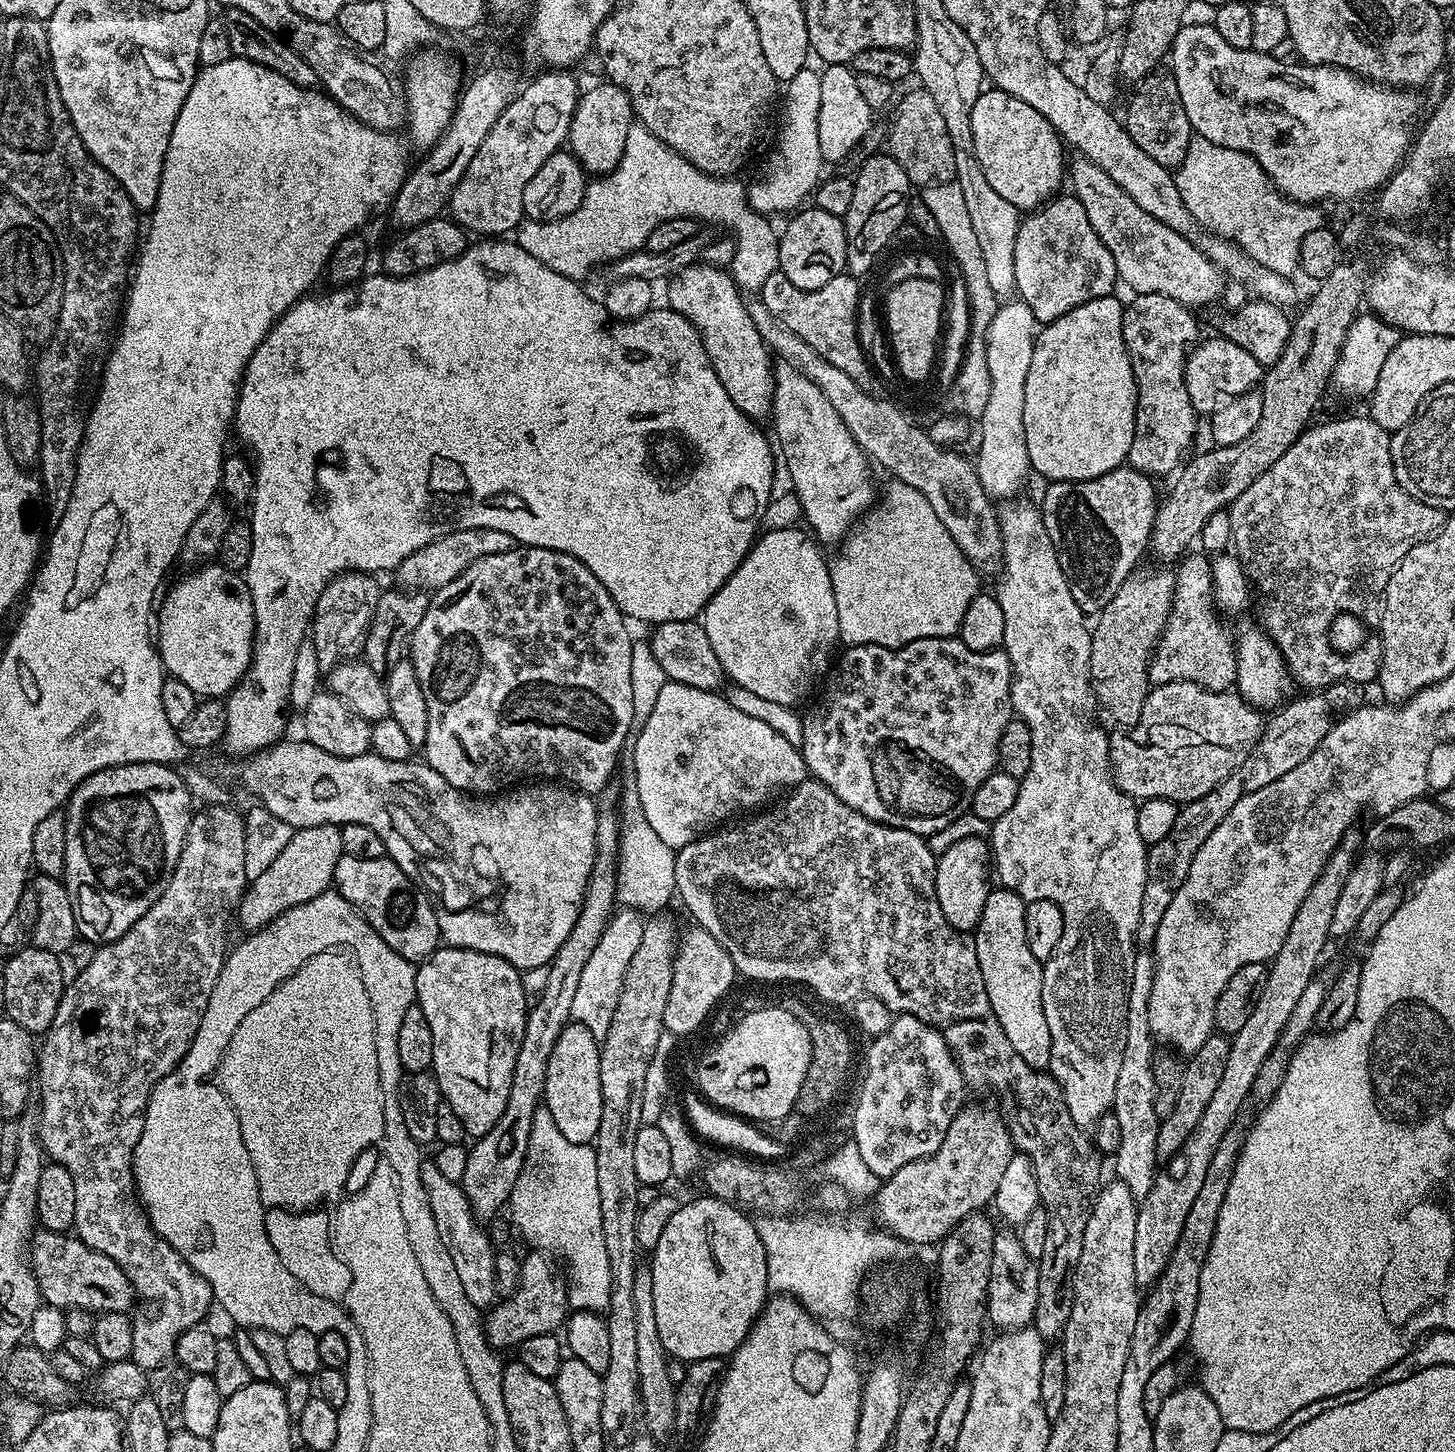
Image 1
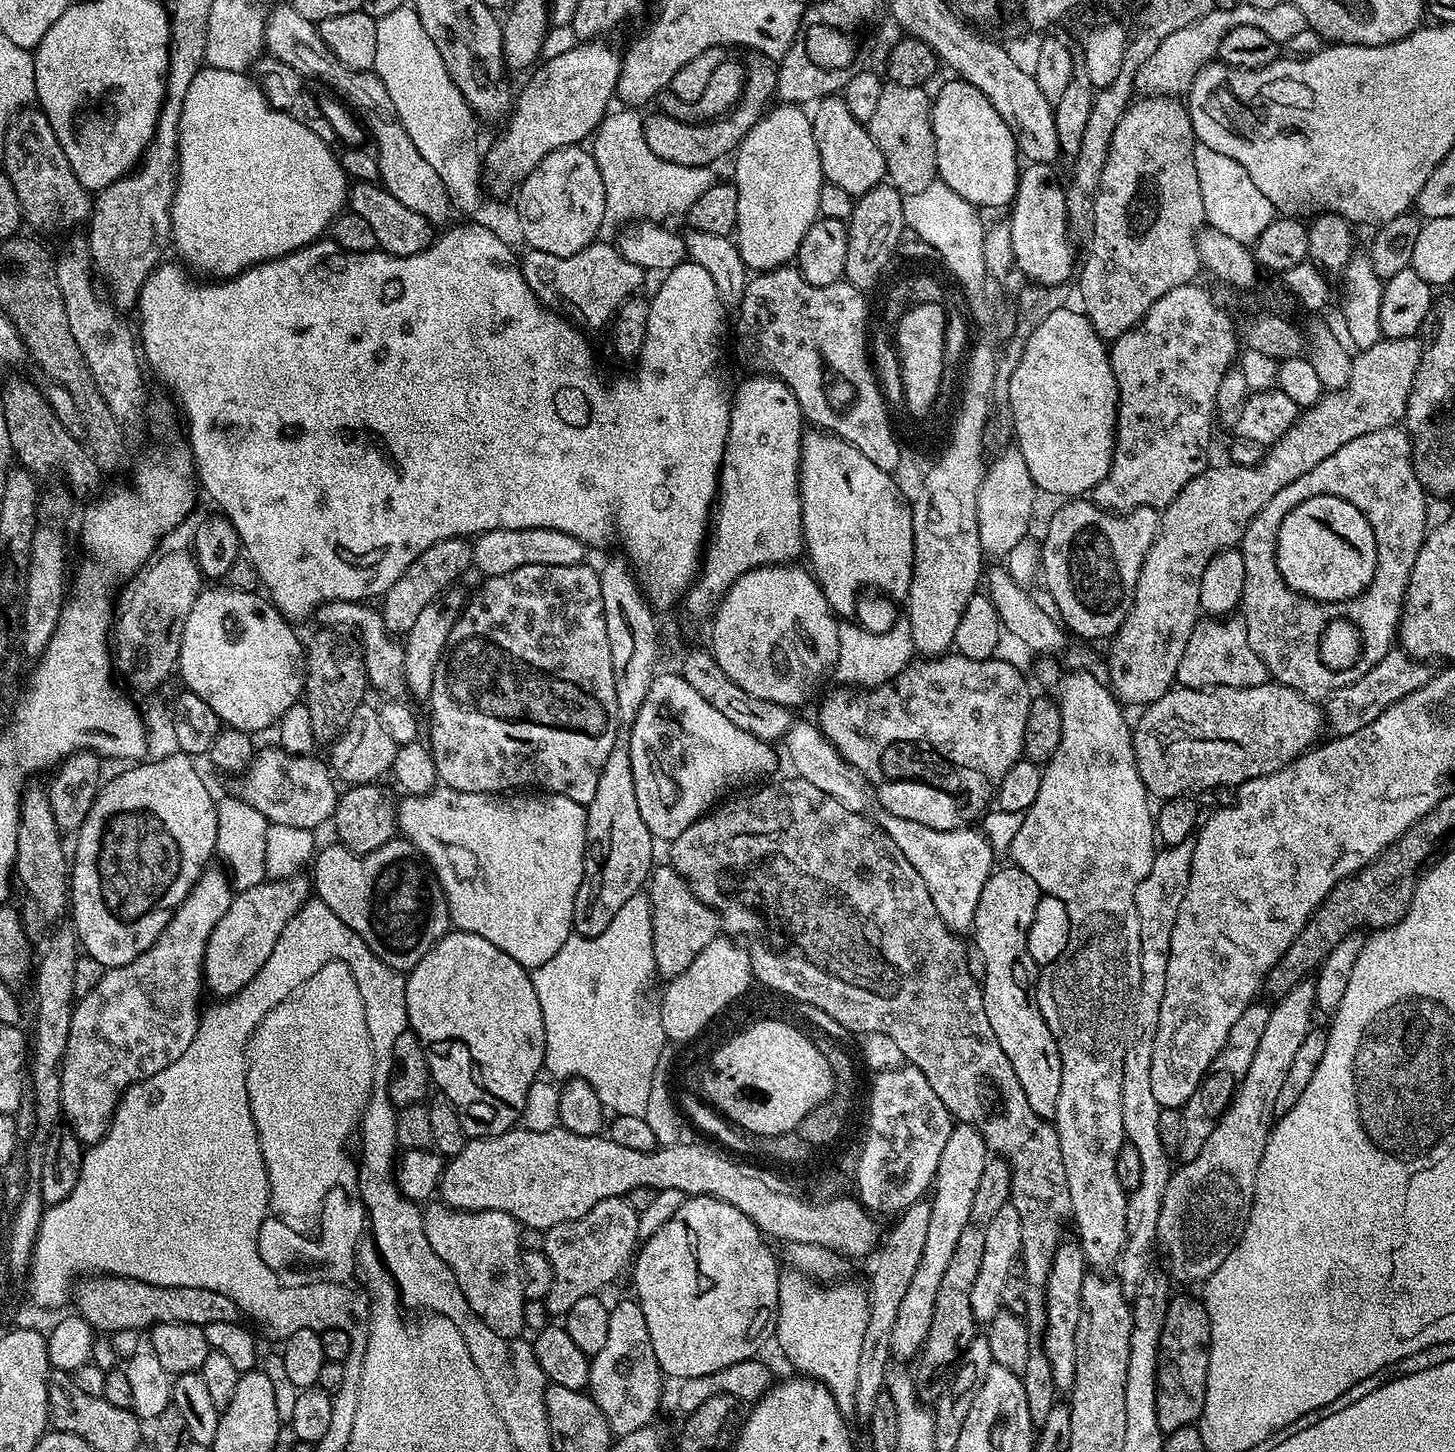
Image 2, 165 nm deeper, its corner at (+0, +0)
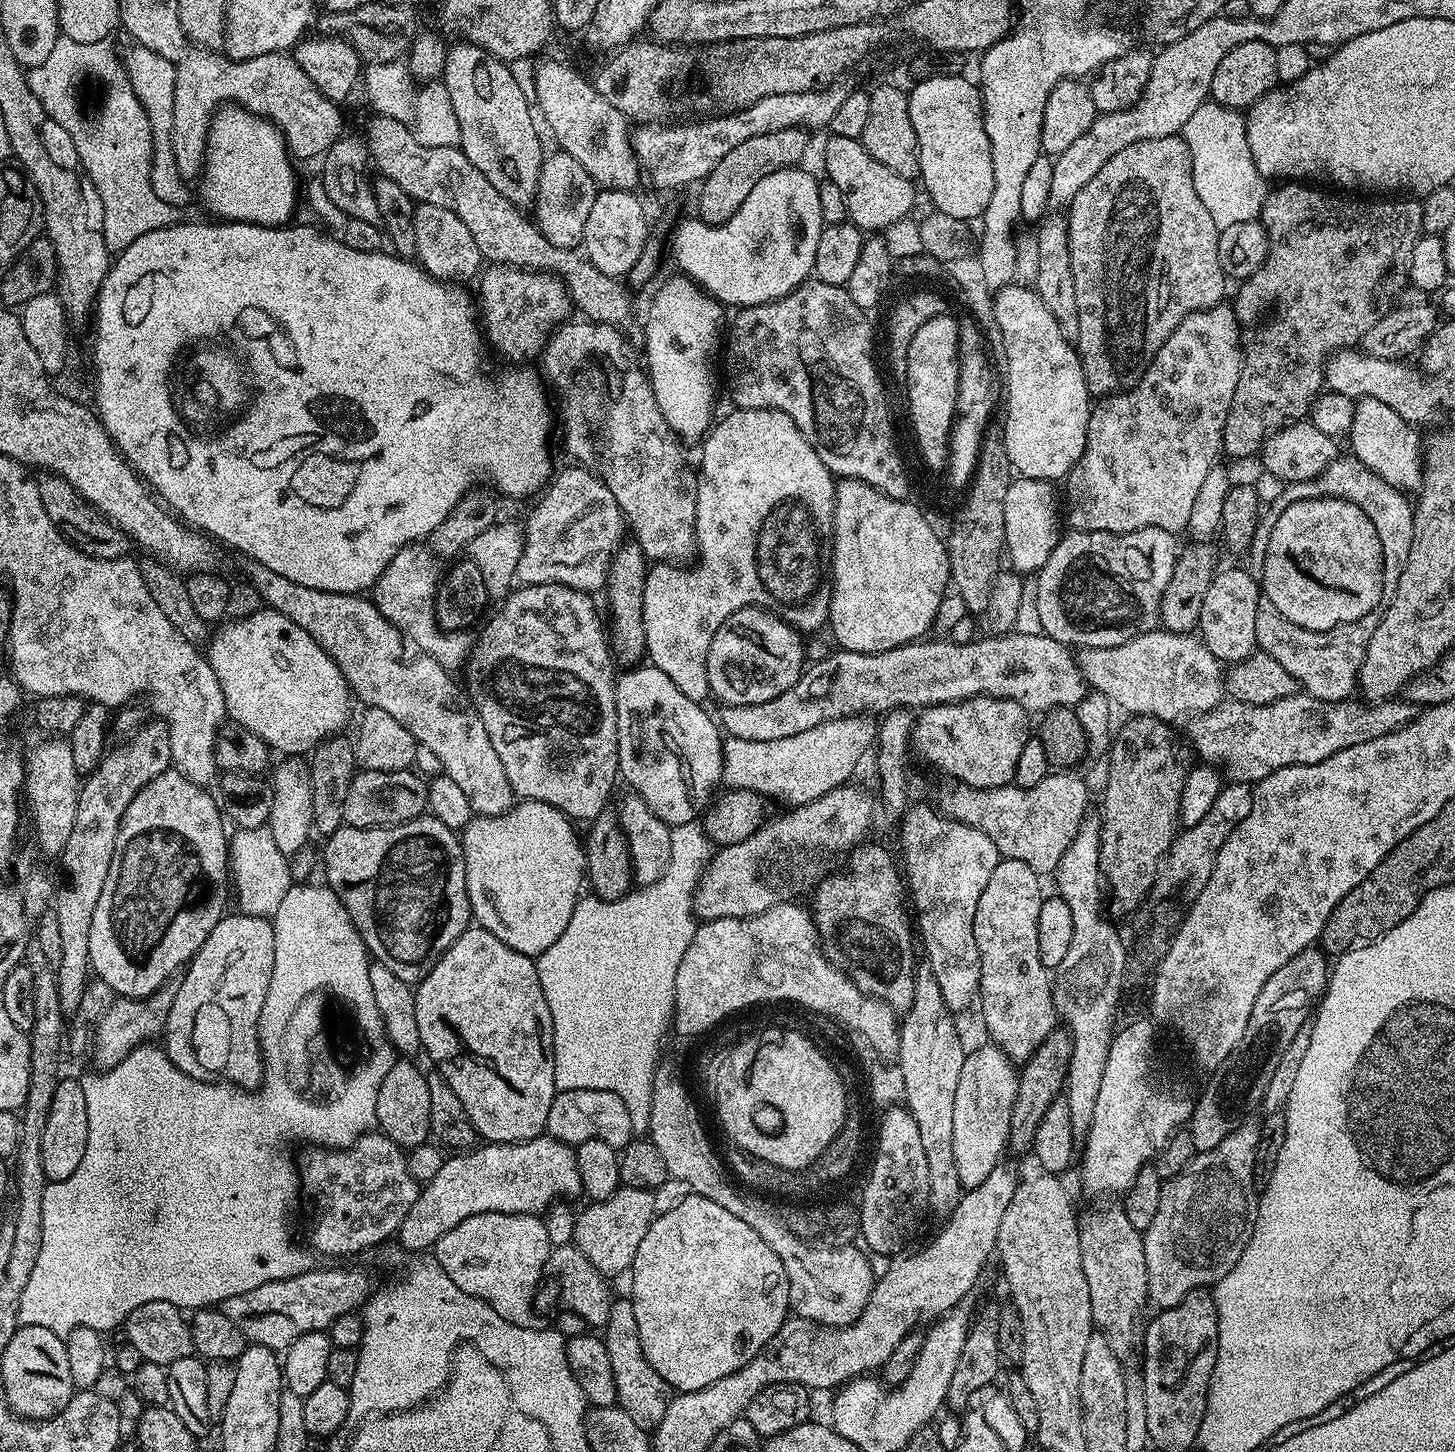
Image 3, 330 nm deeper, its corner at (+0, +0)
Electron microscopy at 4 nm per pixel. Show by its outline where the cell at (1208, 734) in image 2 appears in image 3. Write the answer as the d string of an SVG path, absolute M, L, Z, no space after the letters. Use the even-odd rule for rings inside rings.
M1307 694L1269 704L1247 704L1228 698L1209 712L1189 719L1188 736L1205 765L1222 770L1229 781L1255 786L1286 766L1322 762L1338 754L1338 750L1370 742L1370 738L1382 738L1382 734L1406 726L1418 715L1417 705L1403 698L1360 704L1354 701L1319 700Z

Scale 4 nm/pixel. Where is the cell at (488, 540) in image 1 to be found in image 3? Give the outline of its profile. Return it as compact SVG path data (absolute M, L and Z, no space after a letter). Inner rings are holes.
M572 467L576 468L566 469L560 477L557 475L547 485L543 495L535 501L537 504L528 516L528 524L523 525L524 545L521 557L518 558L515 579L521 585L565 584L577 588L579 592L592 594L595 593L595 588L603 589L608 583L608 568L615 551L623 545L626 538L626 521L617 500L603 480L587 467Z

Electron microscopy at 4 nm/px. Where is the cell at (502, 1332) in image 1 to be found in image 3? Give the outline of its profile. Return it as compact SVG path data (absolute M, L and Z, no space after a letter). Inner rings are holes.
M621 1186L609 1200L597 1200L587 1206L589 1208L584 1213L575 1217L572 1239L576 1247L590 1258L590 1262L594 1262L599 1272L627 1273L634 1262L634 1254L638 1254L642 1238L646 1238L646 1230L656 1216L654 1191Z

